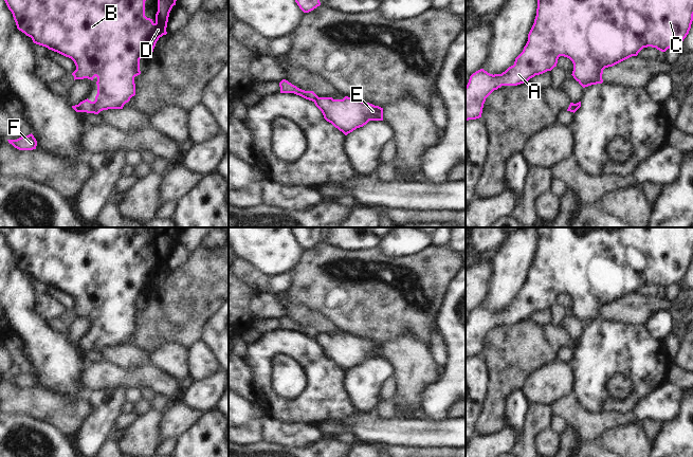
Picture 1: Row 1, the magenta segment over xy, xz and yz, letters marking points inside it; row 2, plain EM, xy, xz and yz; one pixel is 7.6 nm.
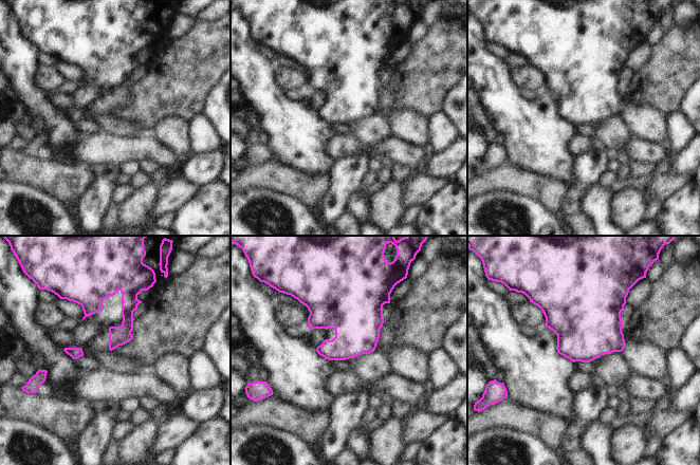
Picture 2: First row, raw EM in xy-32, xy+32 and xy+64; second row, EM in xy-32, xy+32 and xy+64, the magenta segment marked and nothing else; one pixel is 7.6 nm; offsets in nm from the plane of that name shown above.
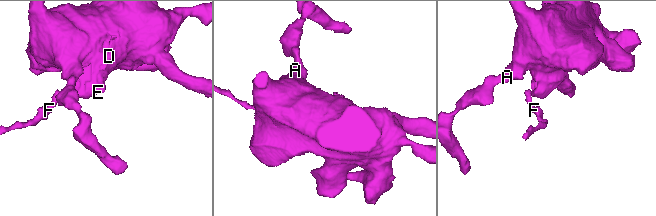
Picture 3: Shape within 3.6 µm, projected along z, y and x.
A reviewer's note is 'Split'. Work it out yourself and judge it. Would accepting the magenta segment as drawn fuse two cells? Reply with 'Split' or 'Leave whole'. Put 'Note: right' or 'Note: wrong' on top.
Note: right
Split.

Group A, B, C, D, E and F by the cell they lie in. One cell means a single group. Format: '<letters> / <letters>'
A B C D E / F

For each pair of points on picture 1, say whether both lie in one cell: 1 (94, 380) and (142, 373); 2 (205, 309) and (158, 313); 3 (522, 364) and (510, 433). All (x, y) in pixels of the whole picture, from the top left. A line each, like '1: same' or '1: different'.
1: same
2: same
3: different

